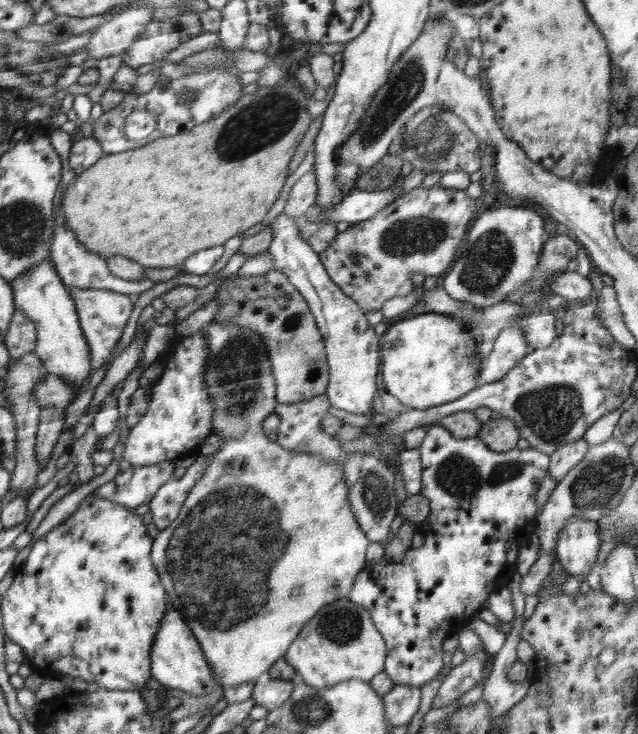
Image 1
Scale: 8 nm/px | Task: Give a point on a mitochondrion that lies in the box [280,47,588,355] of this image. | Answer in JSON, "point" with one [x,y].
{"point":[484,269]}

